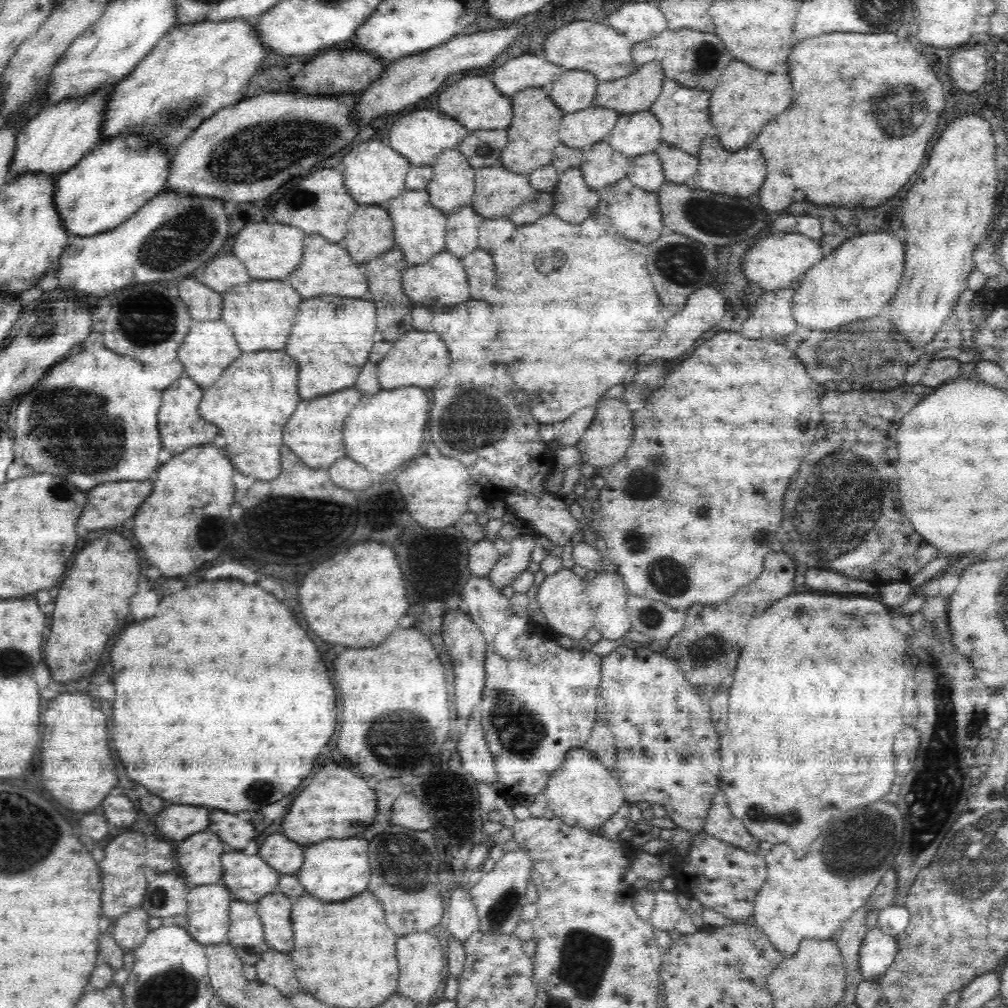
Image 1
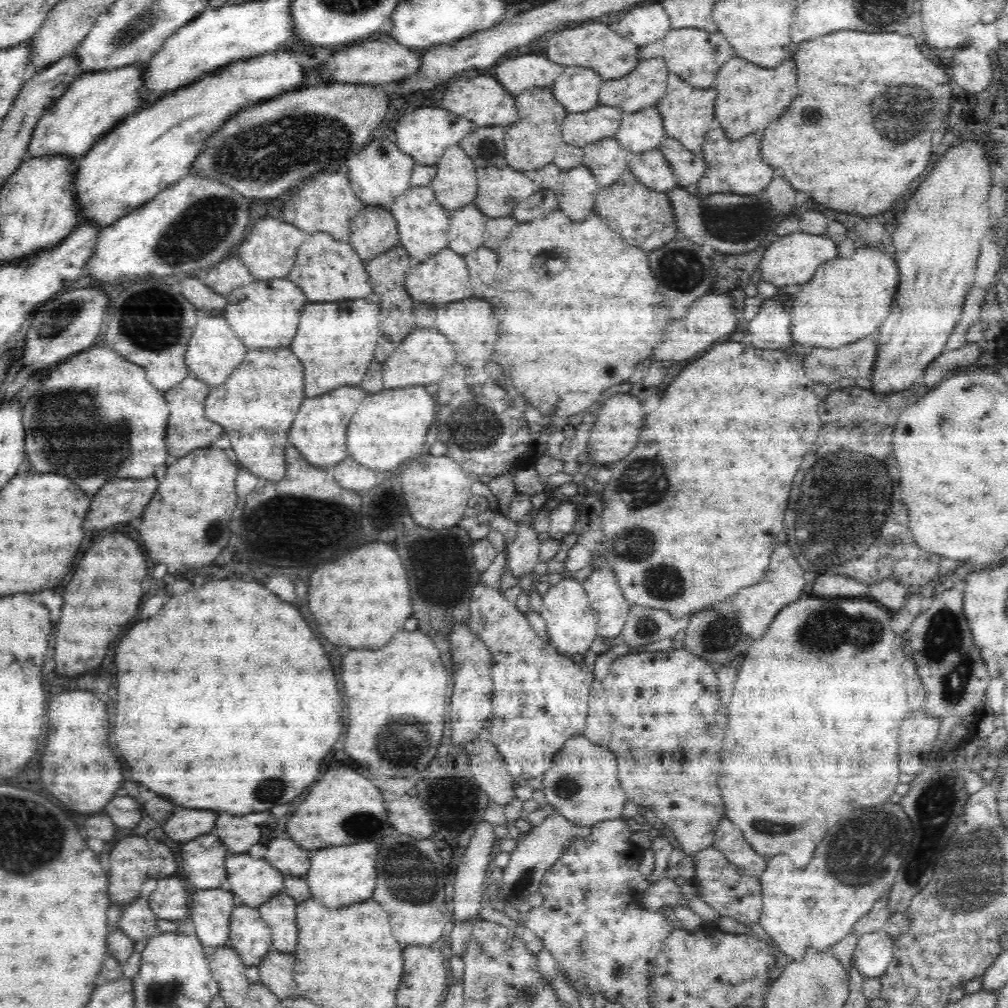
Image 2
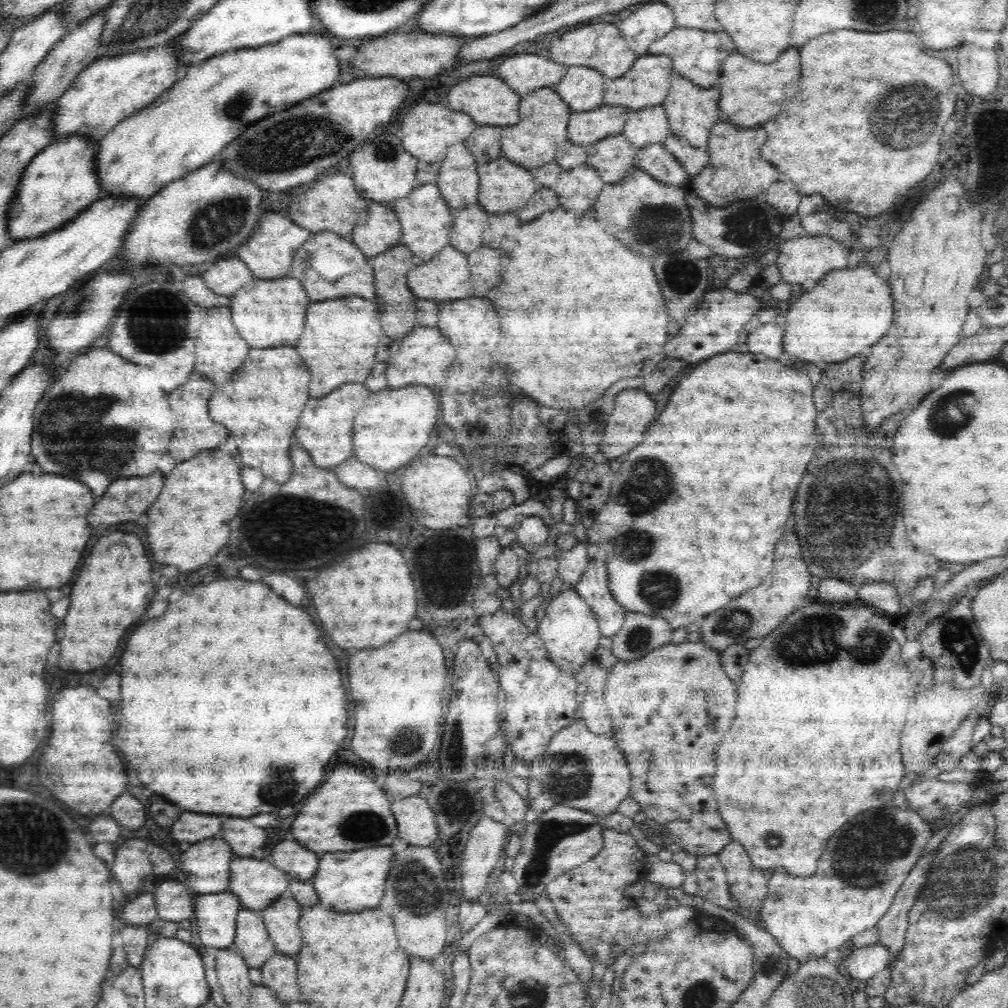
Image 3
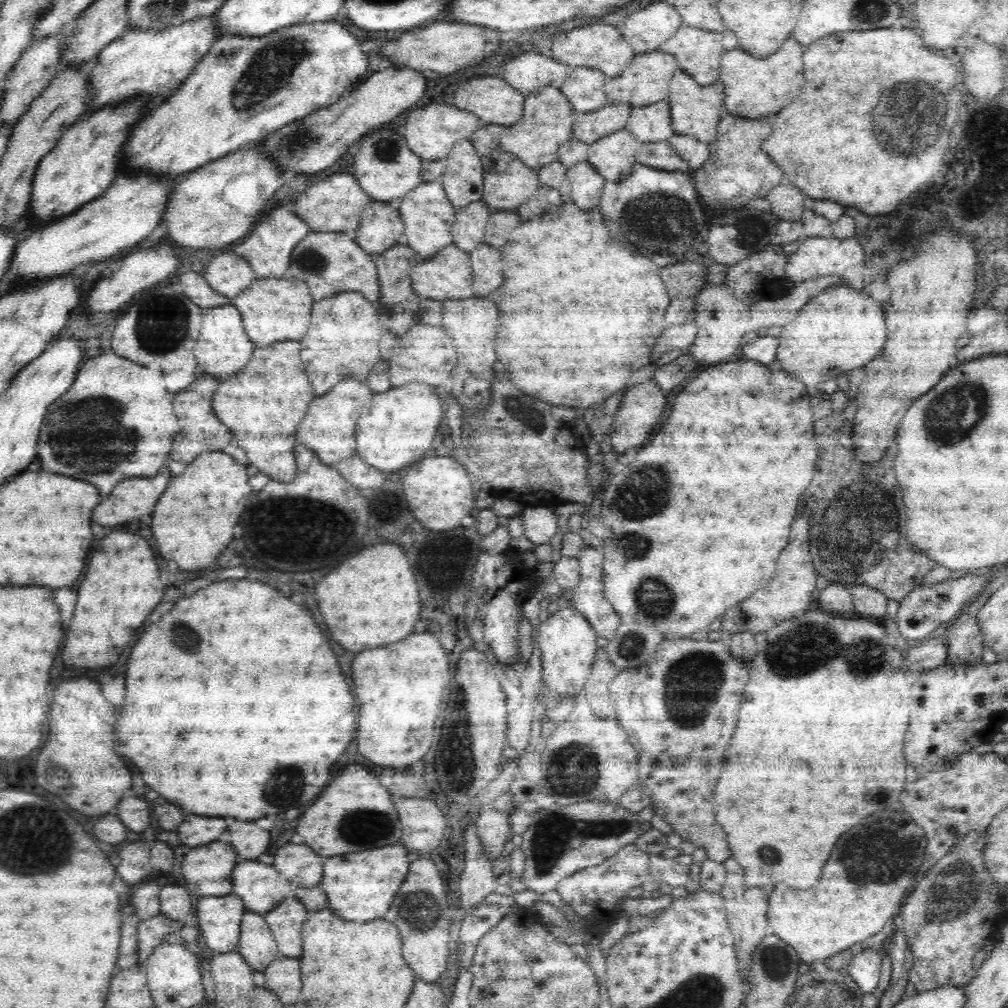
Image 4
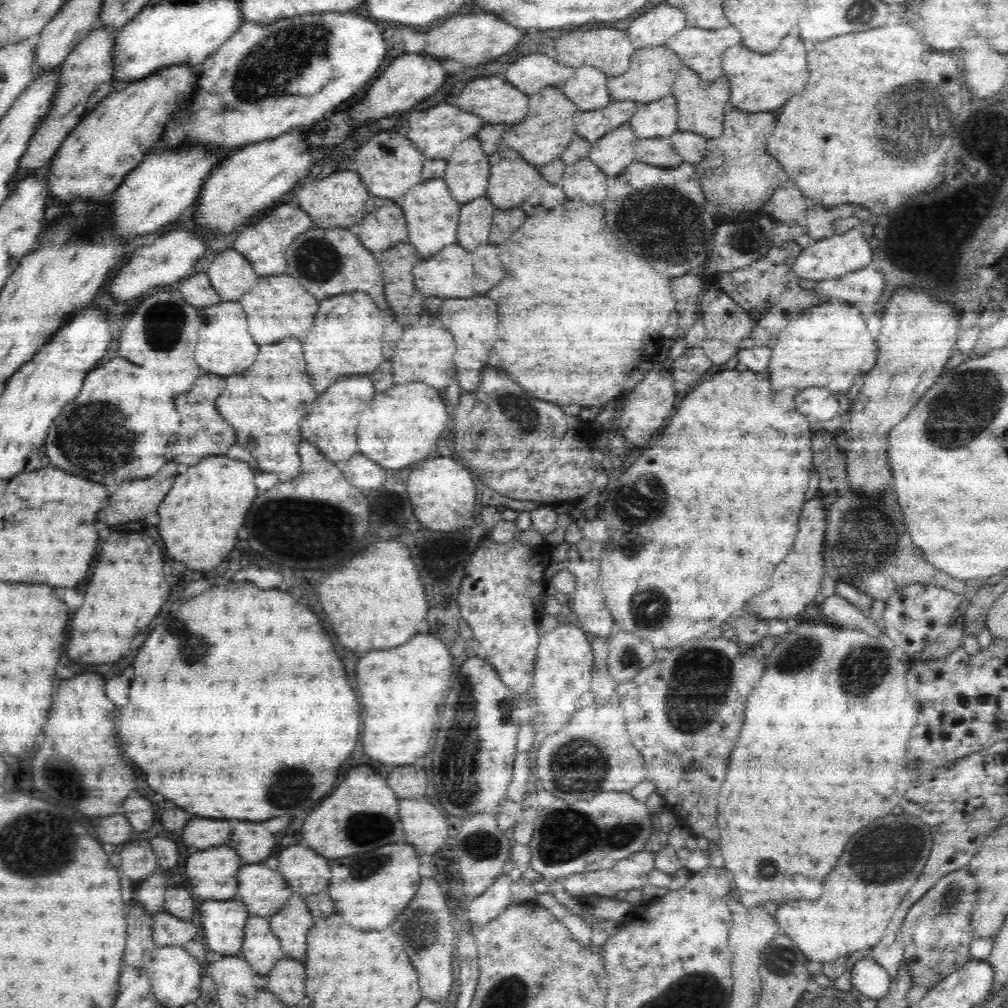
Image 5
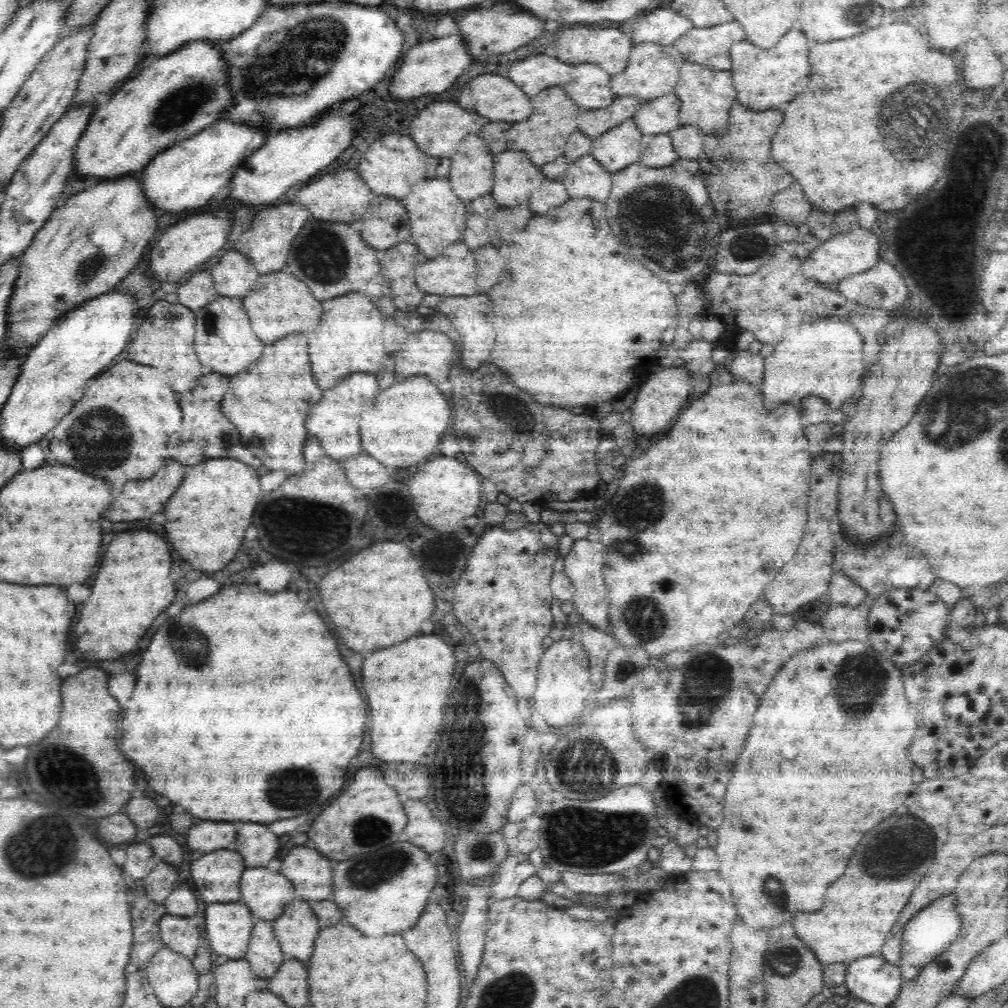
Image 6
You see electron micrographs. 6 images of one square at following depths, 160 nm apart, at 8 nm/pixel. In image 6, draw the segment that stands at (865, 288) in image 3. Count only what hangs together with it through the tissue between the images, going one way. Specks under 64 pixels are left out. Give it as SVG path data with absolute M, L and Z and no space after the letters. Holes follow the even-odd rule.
M824 318L788 328L782 342L775 344L772 355L765 358L760 385L764 408L772 412L782 404L791 404L800 411L802 400L806 396L815 396L828 404L831 412L836 412L863 385L866 367L862 340L851 324L840 322L839 318Z

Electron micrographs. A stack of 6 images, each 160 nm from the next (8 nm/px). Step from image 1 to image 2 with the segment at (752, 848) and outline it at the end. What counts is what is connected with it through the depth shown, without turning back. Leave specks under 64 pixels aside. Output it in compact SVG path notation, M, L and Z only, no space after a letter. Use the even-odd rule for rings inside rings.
M724 816L716 828L716 834L715 848L728 858L728 863L736 866L740 873L760 880L767 862L748 845L743 832Z

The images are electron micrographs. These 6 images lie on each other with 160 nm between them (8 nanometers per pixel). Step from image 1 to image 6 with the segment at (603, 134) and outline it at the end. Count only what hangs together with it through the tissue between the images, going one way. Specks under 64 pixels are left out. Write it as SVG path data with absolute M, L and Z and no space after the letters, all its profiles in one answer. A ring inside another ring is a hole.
M617 96L606 108L580 110L576 116L577 130L595 139L607 130L632 119L643 103L637 96Z

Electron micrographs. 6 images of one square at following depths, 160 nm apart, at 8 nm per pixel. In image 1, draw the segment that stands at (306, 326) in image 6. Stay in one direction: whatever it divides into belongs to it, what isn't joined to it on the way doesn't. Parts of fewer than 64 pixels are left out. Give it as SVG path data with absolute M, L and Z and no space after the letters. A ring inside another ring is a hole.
M253 279L234 285L222 295L221 318L232 329L232 334L244 352L276 351L286 346L303 300L287 280Z

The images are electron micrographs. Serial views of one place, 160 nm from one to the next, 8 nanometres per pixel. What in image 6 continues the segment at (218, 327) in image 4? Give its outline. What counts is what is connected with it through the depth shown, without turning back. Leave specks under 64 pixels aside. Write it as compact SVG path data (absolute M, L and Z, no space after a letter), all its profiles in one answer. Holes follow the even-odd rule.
M216 297L216 300L209 302L206 306L194 309L196 318L196 354L204 366L210 366L212 372L218 374L238 374L246 372L248 366L262 356L264 344L258 340L258 336L250 328L250 320L246 316L246 310L242 308L243 299L238 297Z

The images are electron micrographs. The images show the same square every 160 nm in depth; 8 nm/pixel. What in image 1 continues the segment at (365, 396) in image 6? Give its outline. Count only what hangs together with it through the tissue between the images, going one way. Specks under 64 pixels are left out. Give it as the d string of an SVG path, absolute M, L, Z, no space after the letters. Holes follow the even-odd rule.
M350 387L336 392L328 393L322 398L302 402L298 404L292 420L286 426L284 444L296 452L296 456L302 456L308 466L330 466L344 454L343 426L346 416L352 412L352 408L358 404L362 394L357 388Z

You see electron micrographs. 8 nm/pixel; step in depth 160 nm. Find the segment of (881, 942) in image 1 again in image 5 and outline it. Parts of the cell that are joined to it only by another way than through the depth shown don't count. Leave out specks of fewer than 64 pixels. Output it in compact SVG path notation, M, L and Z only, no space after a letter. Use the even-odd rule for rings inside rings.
M870 956L862 957L848 968L840 978L835 979L831 987L837 991L860 991L863 998L878 1000L888 994L893 979L888 972Z

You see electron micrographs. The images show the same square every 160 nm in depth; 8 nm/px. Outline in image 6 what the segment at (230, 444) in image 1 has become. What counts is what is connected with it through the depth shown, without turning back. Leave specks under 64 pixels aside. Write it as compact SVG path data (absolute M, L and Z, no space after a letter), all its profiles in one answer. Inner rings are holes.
M292 334L284 340L268 344L260 360L256 360L256 364L252 366L254 368L248 368L246 372L230 378L230 390L222 400L222 412L230 422L238 426L244 446L250 448L258 458L262 458L264 466L268 466L270 470L284 470L291 477L292 474L302 472L306 466L302 456L306 428L302 420L306 422L310 407L322 398L322 390L316 386L312 376L306 334ZM304 388L309 388L305 391L305 400L309 406L298 406L300 402L304 402ZM298 446L302 448L302 454L296 454L300 450Z

